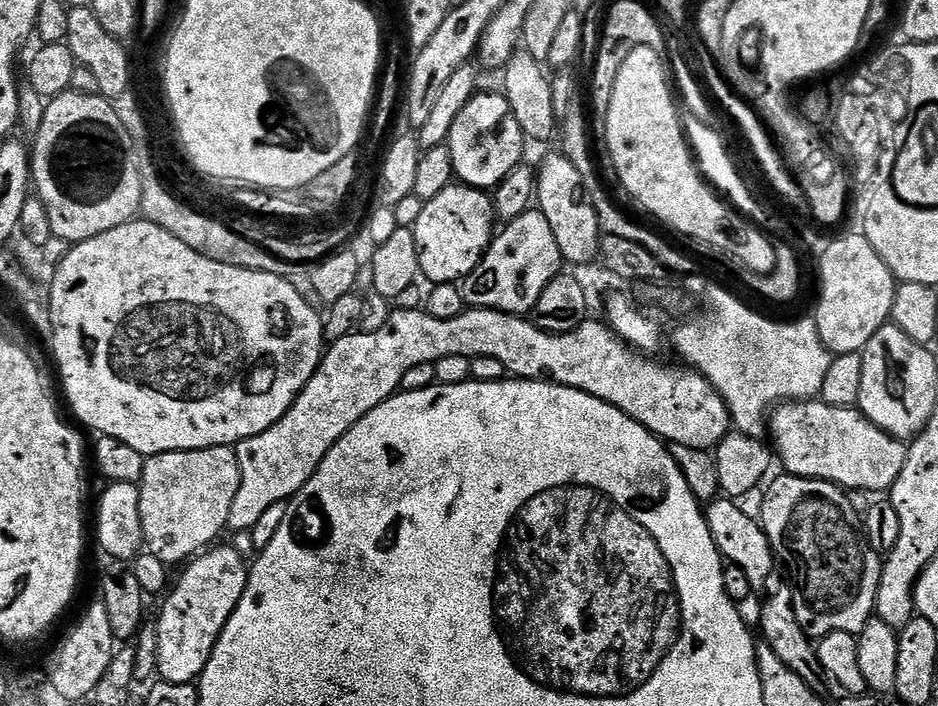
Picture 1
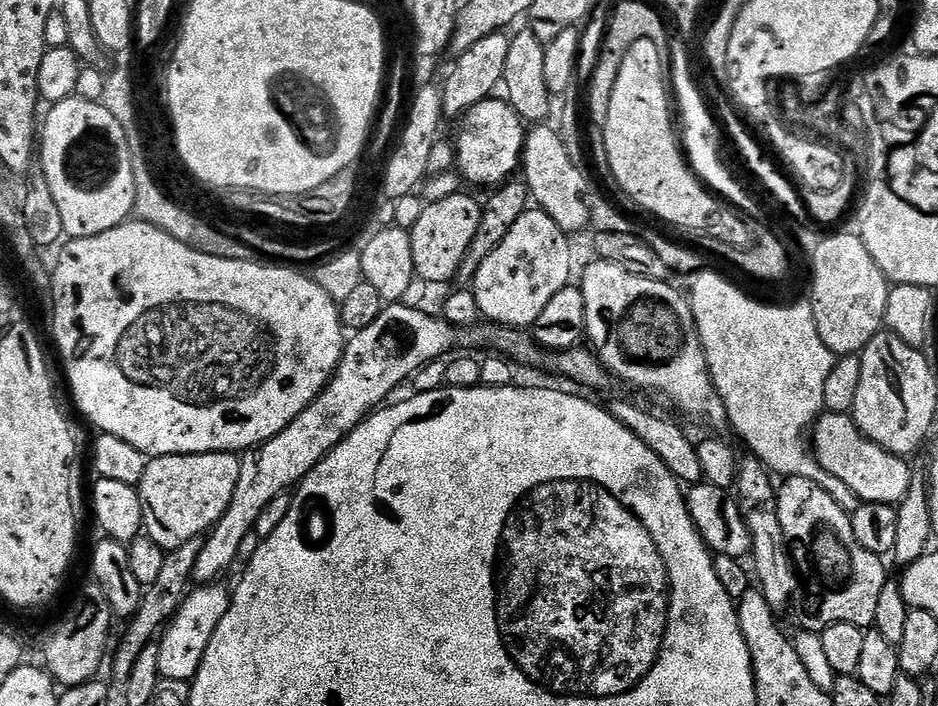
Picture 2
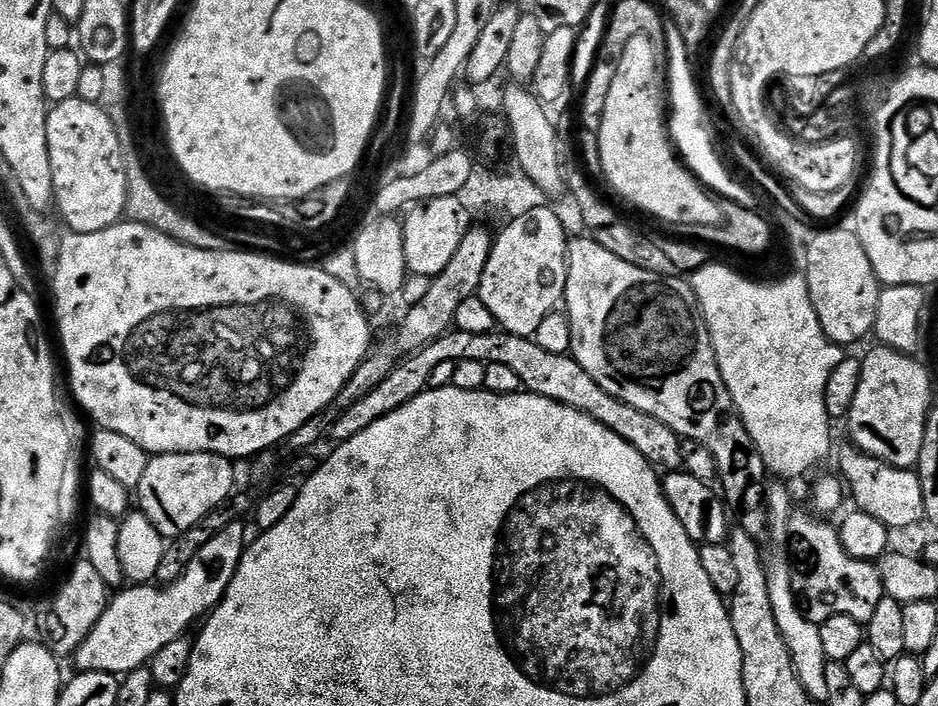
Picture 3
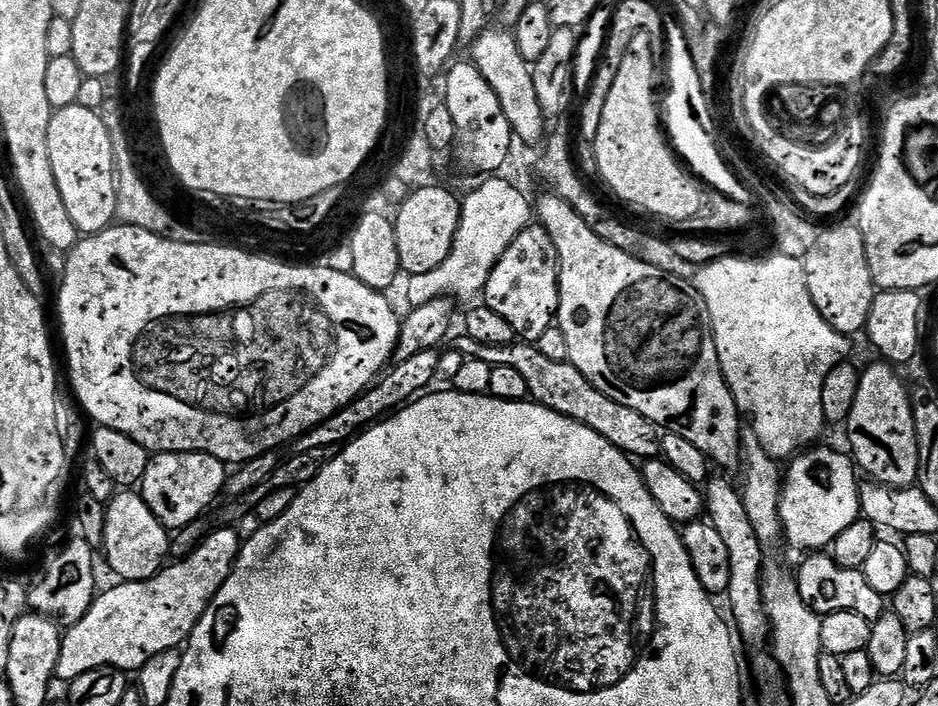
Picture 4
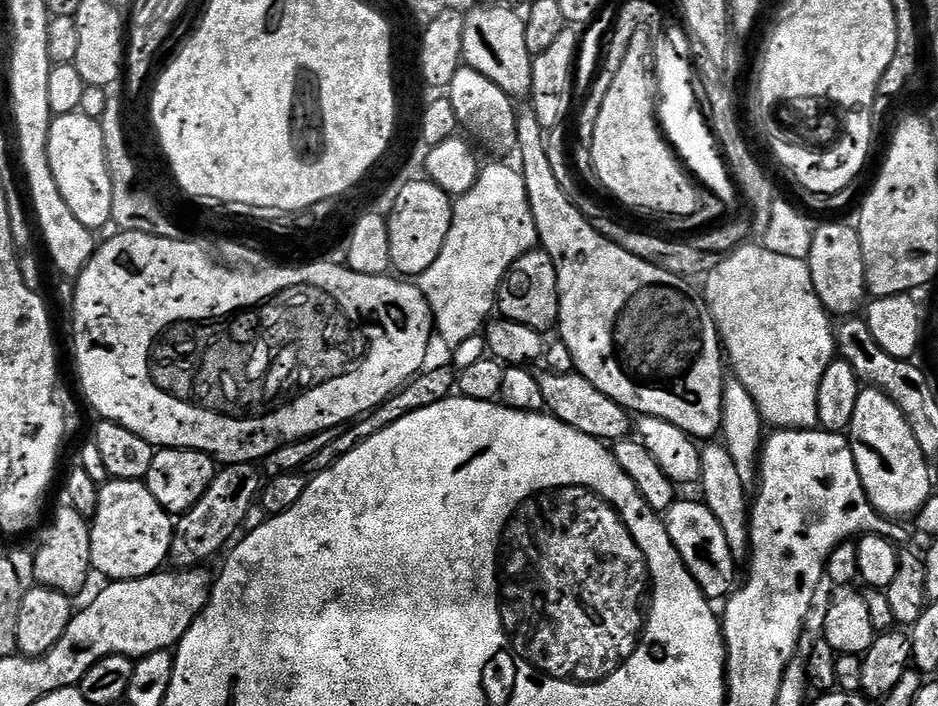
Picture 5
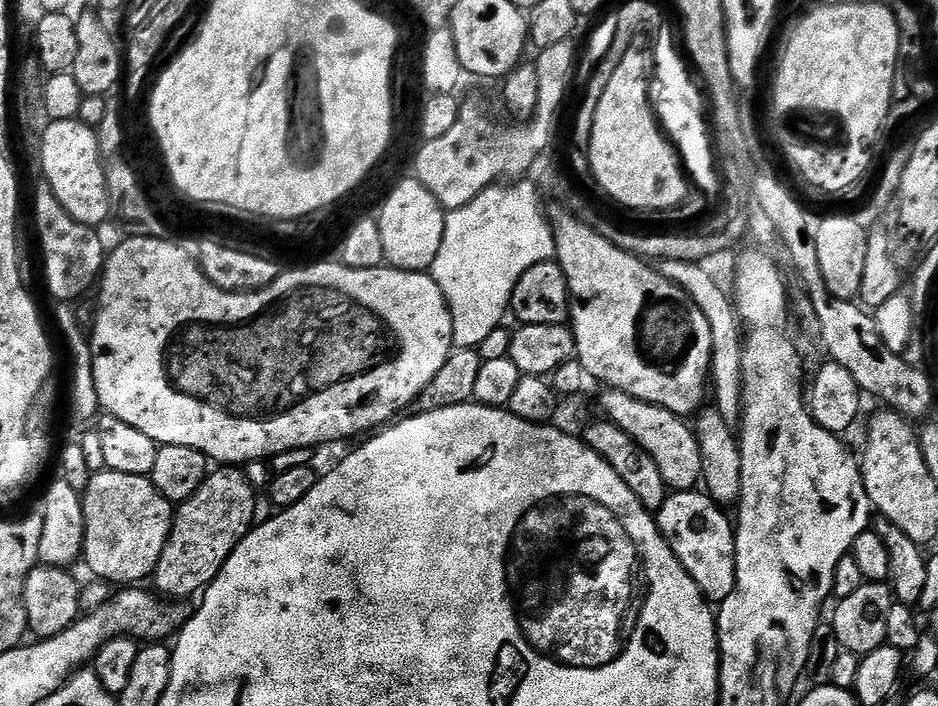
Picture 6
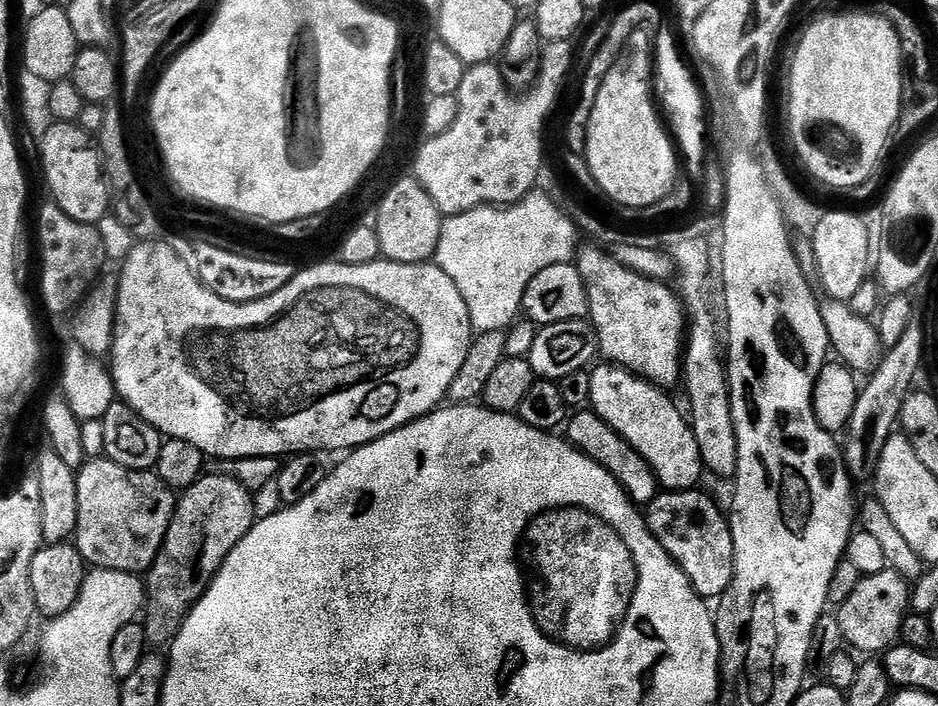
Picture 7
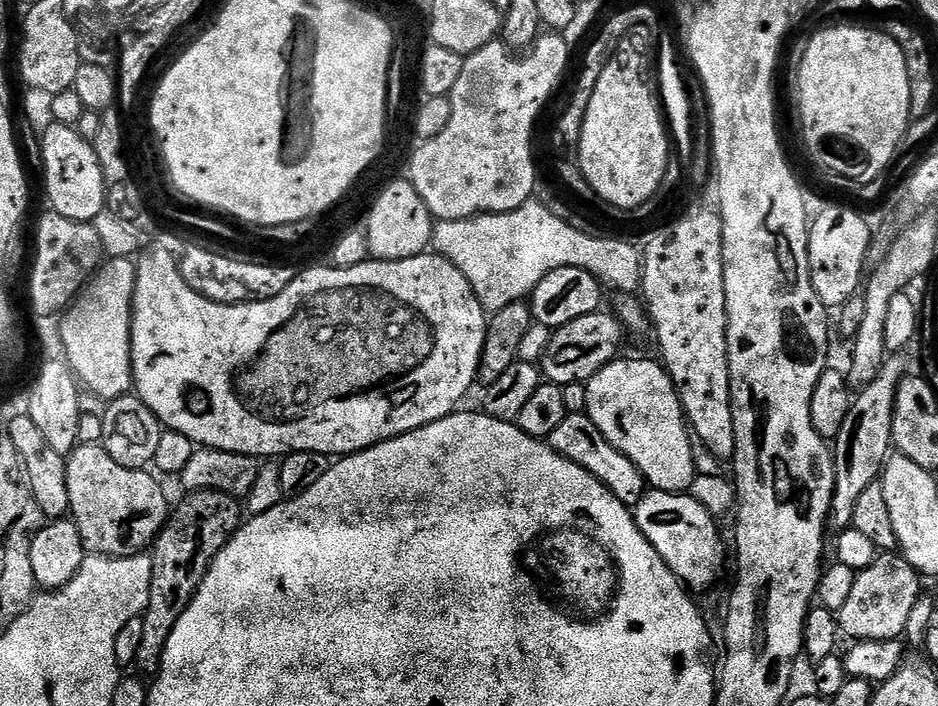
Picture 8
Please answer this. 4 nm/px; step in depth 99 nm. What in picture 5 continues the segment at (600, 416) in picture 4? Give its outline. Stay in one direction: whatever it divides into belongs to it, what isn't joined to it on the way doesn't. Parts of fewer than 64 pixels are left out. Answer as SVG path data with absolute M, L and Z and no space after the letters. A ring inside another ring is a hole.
M547 370L538 375L538 386L542 386L542 398L547 411L557 416L566 426L574 426L582 434L595 440L615 442L629 439L634 428L634 420L627 408L624 408L614 398L606 398L594 382L590 382L579 372L573 370L570 374L554 374Z

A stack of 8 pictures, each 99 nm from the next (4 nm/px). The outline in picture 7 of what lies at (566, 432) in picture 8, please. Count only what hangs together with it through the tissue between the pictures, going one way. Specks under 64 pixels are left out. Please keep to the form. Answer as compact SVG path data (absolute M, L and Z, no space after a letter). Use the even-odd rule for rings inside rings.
M573 411L566 421L567 428L568 443L574 445L579 452L586 454L594 462L598 462L598 466L606 469L619 482L622 490L626 490L626 494L634 503L638 506L651 504L653 498L661 491L661 487L650 462L646 462L646 458L642 458L642 454L638 454L638 450L634 450L630 442L623 440L597 412Z

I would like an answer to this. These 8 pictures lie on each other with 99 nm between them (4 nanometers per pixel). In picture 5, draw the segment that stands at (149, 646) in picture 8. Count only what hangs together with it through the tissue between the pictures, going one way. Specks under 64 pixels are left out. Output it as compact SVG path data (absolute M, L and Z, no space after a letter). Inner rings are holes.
M253 463L221 467L206 494L177 519L169 555L171 561L175 561L179 569L188 570L216 555L236 532L239 533L247 510L257 501L261 490L262 474Z

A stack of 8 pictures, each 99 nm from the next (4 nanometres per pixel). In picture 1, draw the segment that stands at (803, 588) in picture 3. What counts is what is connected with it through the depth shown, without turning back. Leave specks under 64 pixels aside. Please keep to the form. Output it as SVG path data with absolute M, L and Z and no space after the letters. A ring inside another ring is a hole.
M780 474L780 477L766 488L763 489L764 501L760 504L758 519L768 535L768 541L779 563L783 567L785 564L792 571L792 597L798 622L812 634L860 633L876 607L882 556L868 545L868 539L864 537L862 516L856 513L854 506L850 504L847 491L828 480L811 480L805 476L791 474Z

